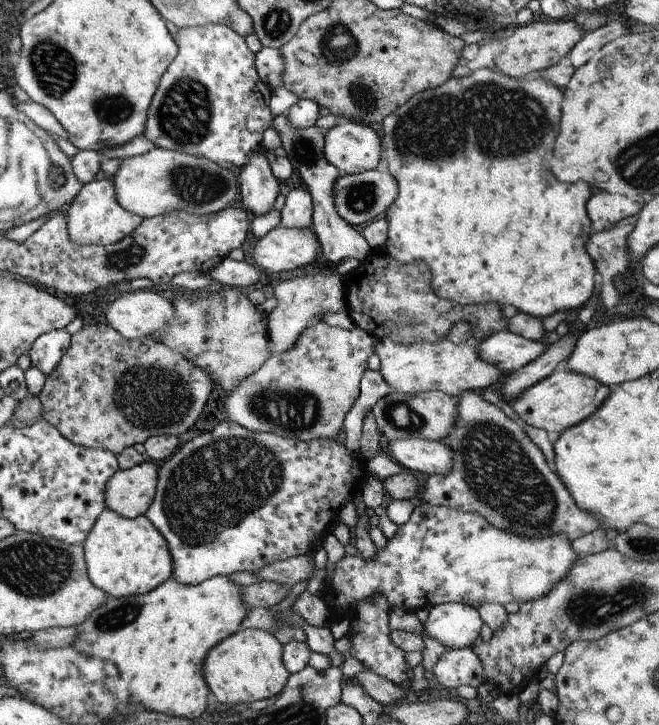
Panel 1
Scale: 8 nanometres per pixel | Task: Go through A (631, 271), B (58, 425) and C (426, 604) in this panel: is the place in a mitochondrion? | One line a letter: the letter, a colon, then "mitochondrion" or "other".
A: other
B: other
C: other

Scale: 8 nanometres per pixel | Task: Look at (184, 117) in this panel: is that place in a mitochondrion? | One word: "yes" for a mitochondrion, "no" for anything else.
yes

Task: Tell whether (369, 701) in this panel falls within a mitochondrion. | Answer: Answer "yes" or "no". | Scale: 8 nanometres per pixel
no

